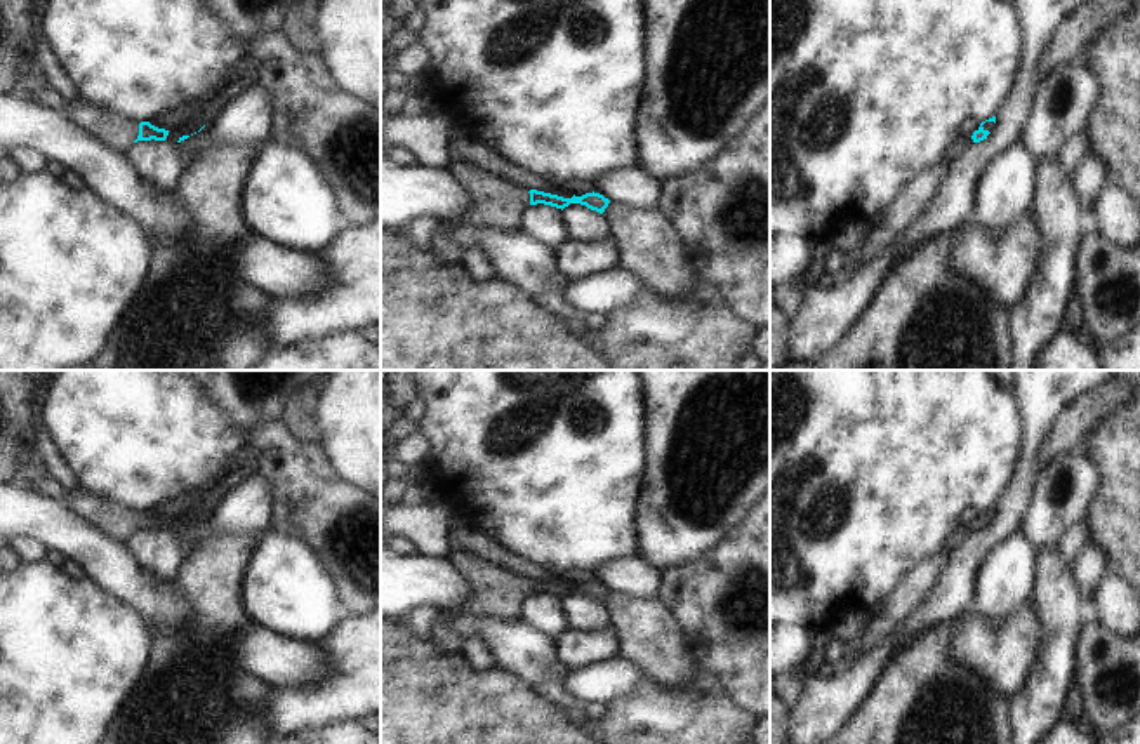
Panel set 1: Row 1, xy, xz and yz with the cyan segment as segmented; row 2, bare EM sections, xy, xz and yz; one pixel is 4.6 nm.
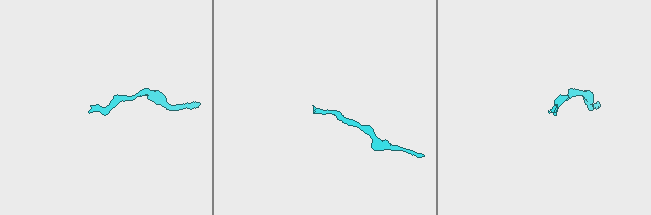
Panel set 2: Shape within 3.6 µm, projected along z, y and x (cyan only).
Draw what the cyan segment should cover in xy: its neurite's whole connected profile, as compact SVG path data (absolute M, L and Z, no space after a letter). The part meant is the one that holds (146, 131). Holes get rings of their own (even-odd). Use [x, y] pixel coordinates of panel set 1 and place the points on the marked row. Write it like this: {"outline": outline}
{"outline": "M80 99L68 101L61 113L87 136L118 155L125 155L137 141L165 141L169 136L169 130L158 129L149 122L123 120Z"}

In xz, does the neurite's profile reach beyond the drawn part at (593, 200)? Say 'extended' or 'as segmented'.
extended

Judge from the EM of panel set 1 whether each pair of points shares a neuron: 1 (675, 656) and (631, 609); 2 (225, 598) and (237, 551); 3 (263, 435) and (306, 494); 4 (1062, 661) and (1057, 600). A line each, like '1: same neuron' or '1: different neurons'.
1: same neuron
2: same neuron
3: same neuron
4: same neuron

